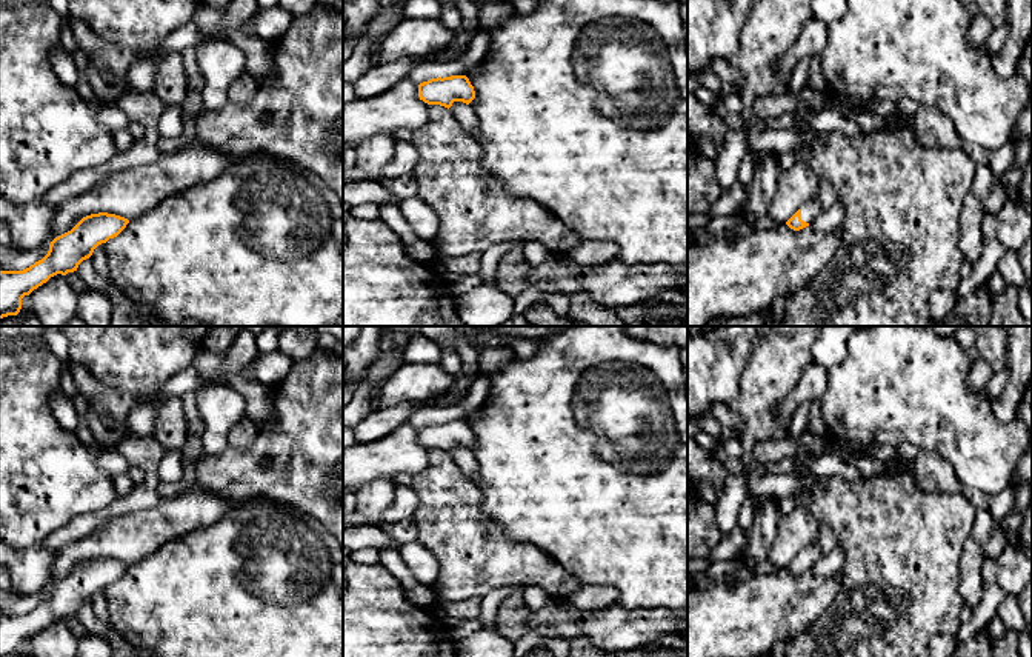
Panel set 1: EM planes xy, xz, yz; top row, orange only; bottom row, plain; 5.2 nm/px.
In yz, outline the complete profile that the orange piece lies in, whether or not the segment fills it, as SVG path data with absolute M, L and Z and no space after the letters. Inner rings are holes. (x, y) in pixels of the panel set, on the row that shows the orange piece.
M821 180L818 195L801 206L786 225L794 231L800 231L809 226L823 211L829 209L835 200L837 194L832 185L827 180Z

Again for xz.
M466 75L437 77L418 85L418 97L428 105L451 108L454 102L469 105L475 98Z

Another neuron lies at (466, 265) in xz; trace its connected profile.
M481 252L461 257L440 258L440 274L448 280L451 275L474 275L480 271Z

